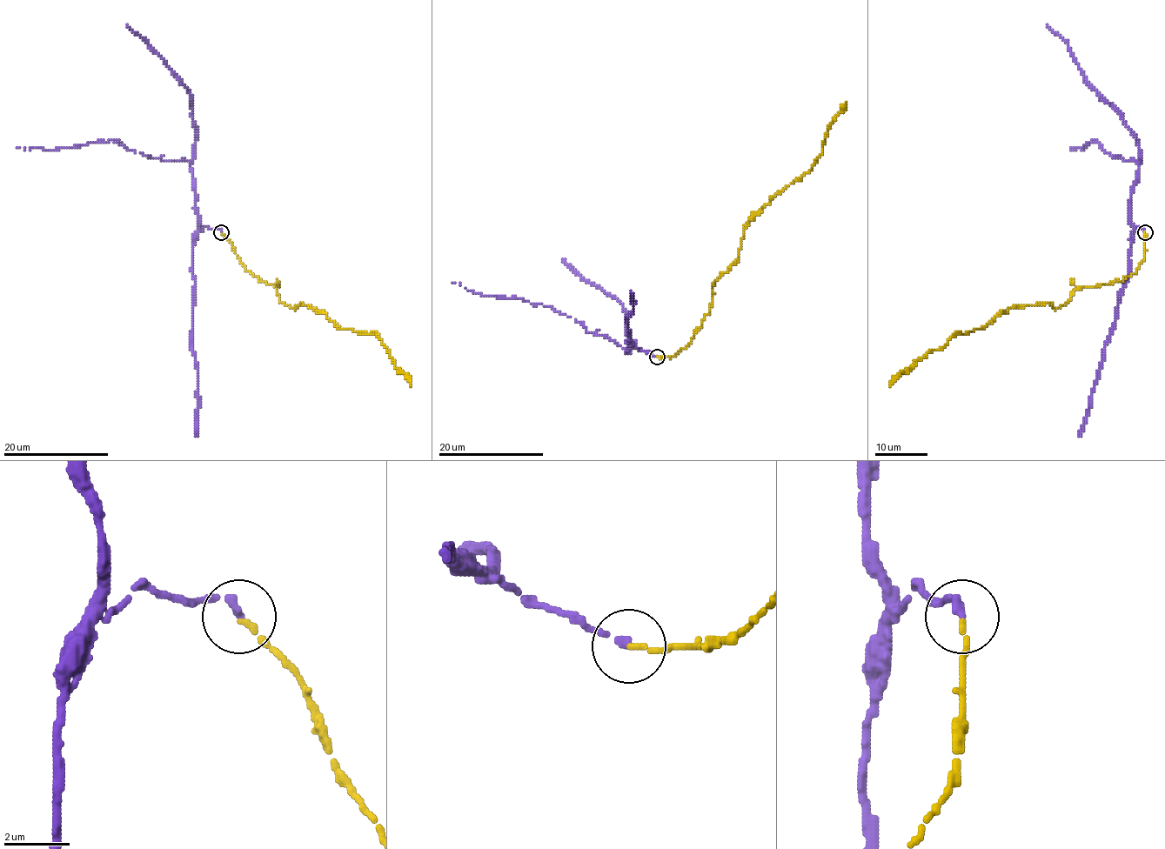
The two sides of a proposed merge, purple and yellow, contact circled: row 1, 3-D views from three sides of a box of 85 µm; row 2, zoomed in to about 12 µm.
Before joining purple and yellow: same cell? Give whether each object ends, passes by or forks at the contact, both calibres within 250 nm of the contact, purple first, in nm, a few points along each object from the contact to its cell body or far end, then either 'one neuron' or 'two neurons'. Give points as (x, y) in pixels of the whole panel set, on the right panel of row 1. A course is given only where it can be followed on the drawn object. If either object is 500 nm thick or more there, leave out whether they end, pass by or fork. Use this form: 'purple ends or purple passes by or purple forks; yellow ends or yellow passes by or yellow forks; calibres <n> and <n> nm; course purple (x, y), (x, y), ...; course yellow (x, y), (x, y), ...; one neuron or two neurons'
purple ends; yellow ends; calibres 280 and 180 nm; course purple (1145, 232), (1133, 230), (1135, 160), (1109, 155), (1094, 140), (1084, 150), (1070, 147); course yellow (1145, 232), (1145, 257), (1132, 276), (1078, 287), (1057, 308), (1012, 305), (982, 328), (957, 331), (889, 384); two neurons

